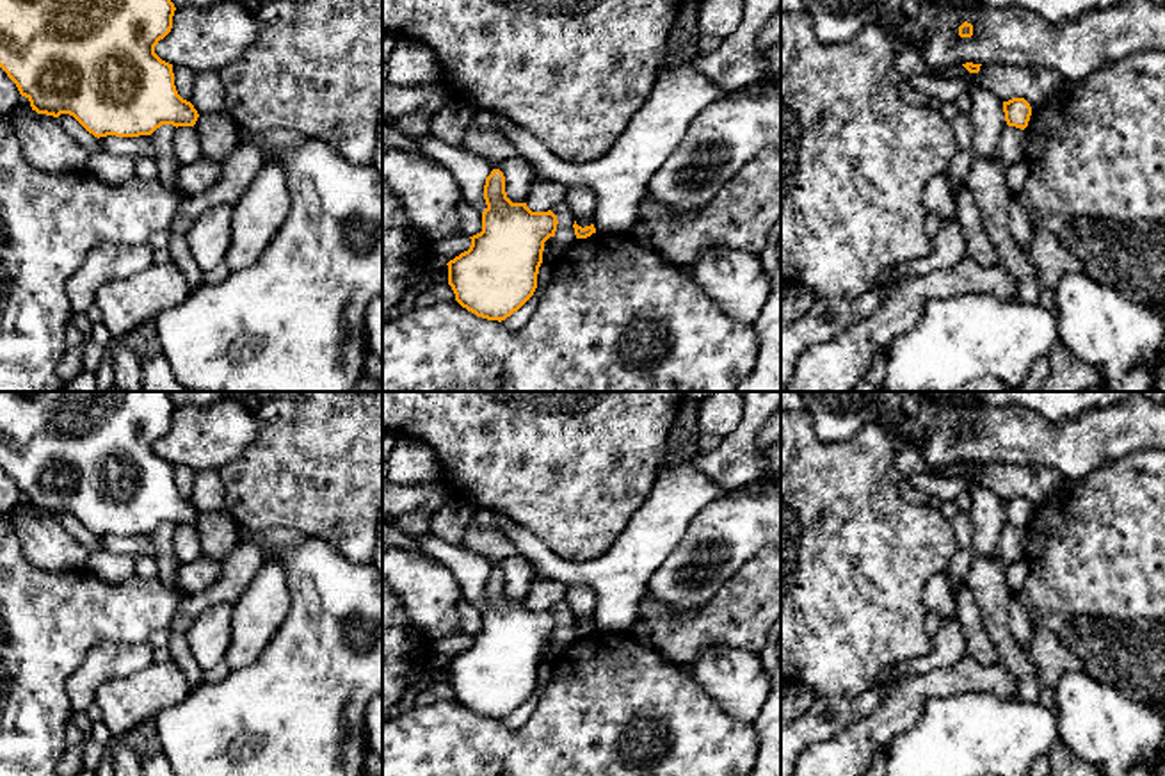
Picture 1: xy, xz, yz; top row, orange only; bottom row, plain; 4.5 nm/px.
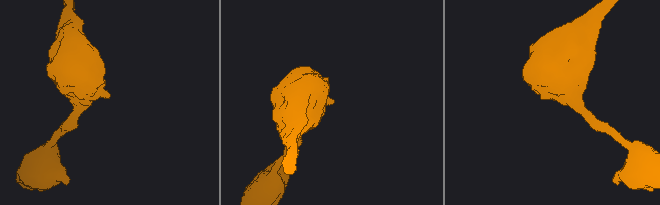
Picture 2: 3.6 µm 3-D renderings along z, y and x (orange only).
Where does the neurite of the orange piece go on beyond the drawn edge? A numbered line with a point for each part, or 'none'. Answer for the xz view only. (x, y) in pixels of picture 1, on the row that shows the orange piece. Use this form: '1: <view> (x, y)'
none

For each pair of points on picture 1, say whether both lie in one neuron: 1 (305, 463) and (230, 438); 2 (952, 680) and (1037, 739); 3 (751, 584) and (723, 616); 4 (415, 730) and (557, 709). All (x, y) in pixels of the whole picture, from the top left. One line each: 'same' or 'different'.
1: different
2: different
3: same
4: different

